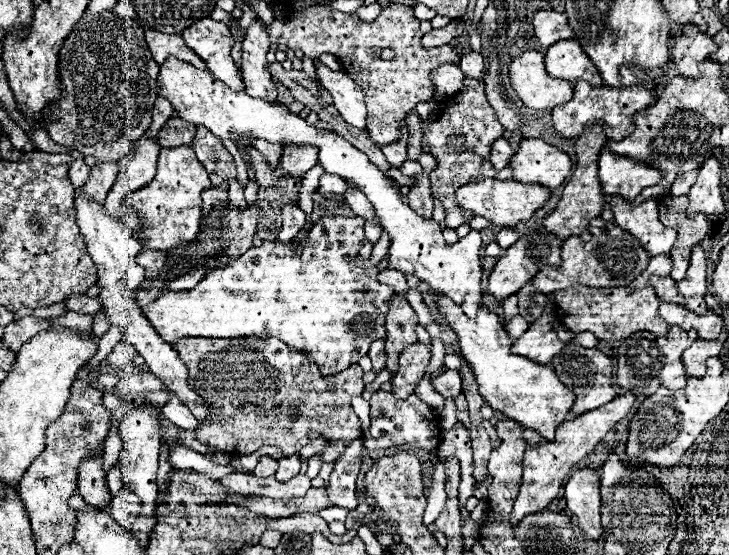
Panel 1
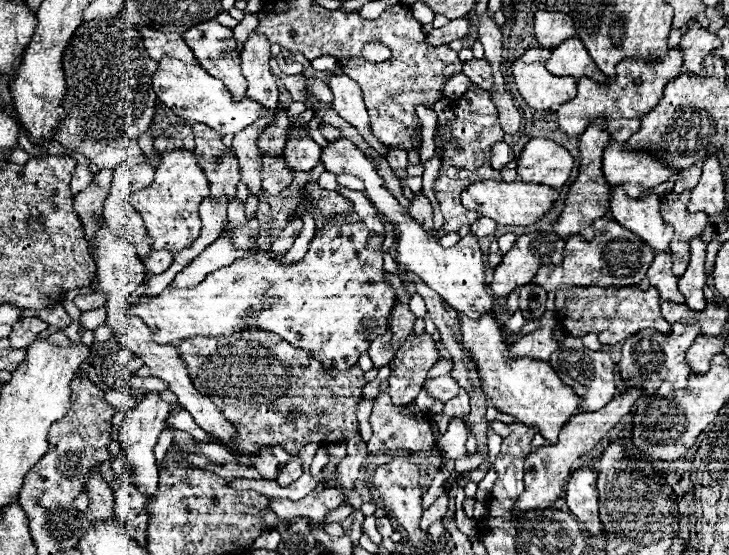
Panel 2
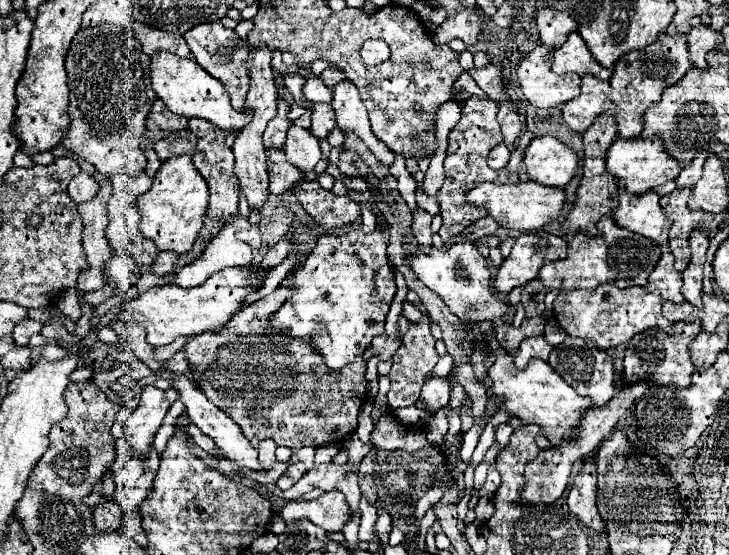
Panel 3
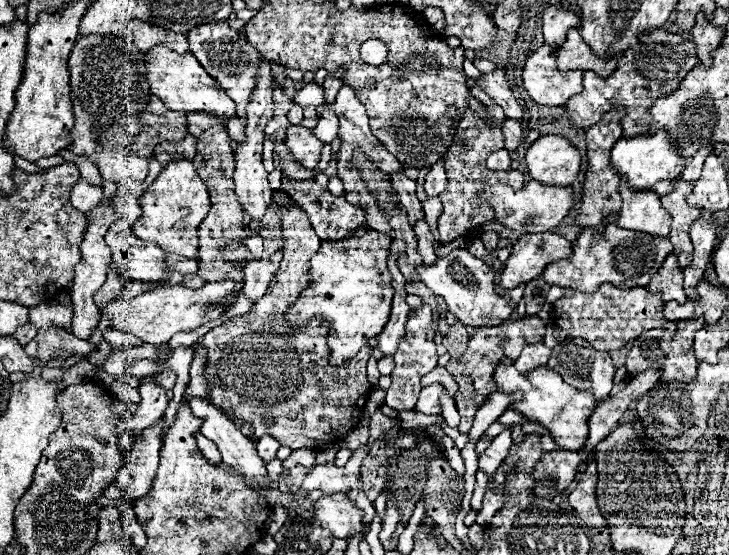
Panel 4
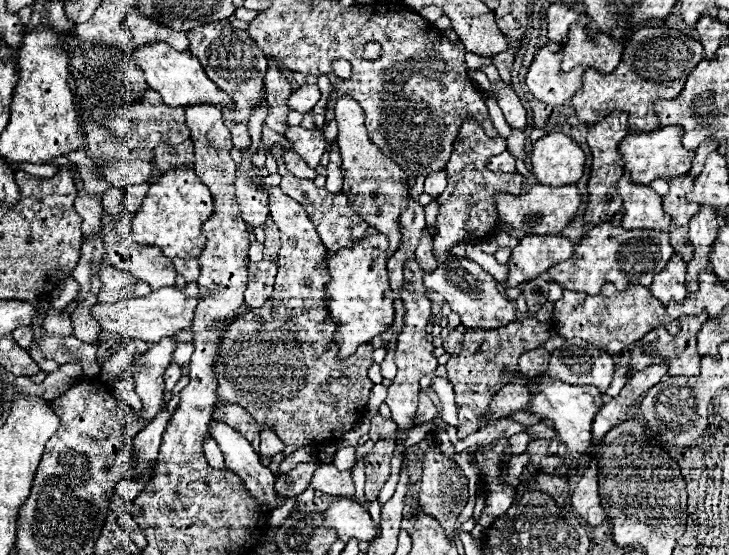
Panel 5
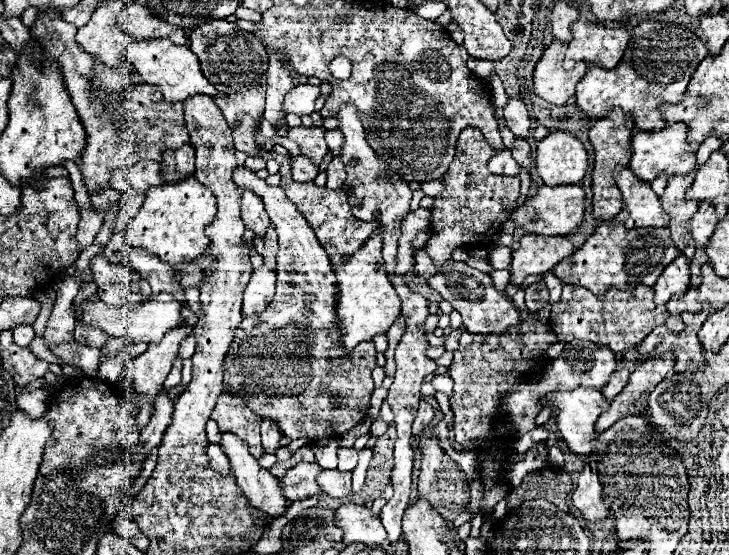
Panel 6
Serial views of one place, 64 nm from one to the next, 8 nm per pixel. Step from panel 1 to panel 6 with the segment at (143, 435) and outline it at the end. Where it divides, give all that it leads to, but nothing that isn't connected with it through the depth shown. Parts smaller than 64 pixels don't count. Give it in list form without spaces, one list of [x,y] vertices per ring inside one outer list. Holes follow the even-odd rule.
[[[184,308],[182,312],[184,312],[182,314],[184,322],[180,326],[172,328],[172,332],[166,332],[166,336],[158,344],[150,342],[148,350],[134,360],[132,372],[134,372],[136,392],[140,392],[142,396],[146,396],[150,400],[156,400],[156,396],[172,368],[172,362],[178,356],[180,342],[188,334],[192,334],[192,330],[196,328],[198,316],[188,308]]]

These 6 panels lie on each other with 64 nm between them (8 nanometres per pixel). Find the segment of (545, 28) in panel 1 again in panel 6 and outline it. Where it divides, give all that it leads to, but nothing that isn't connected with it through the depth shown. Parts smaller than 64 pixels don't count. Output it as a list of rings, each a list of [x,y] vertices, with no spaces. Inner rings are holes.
[[[558,4],[552,10],[552,34],[558,40],[572,40],[570,24],[576,20],[572,16],[572,8],[558,8]]]

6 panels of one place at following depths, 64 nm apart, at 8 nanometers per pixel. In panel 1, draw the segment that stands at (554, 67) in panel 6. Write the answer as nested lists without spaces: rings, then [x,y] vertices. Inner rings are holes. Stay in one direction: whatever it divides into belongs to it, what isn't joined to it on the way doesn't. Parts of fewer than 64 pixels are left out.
[[[528,50],[510,64],[512,88],[534,110],[552,110],[558,104],[572,100],[574,84],[570,80],[552,78],[544,70],[544,52]]]

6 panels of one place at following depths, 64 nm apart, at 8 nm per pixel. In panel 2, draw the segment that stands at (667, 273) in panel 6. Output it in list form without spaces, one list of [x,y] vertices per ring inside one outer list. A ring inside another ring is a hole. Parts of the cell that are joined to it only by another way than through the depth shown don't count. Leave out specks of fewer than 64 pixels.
[[[666,252],[656,254],[656,260],[640,282],[640,288],[656,288],[662,300],[684,304],[684,296],[678,290],[678,278],[672,274],[672,256]]]

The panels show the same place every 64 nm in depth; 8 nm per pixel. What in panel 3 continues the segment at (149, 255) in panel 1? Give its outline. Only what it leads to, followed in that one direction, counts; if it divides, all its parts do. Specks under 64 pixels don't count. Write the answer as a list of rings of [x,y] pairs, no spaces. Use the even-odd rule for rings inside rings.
[[[160,252],[156,258],[156,264],[152,266],[152,272],[158,276],[164,276],[172,272],[172,268],[178,264],[178,254],[176,252]]]

